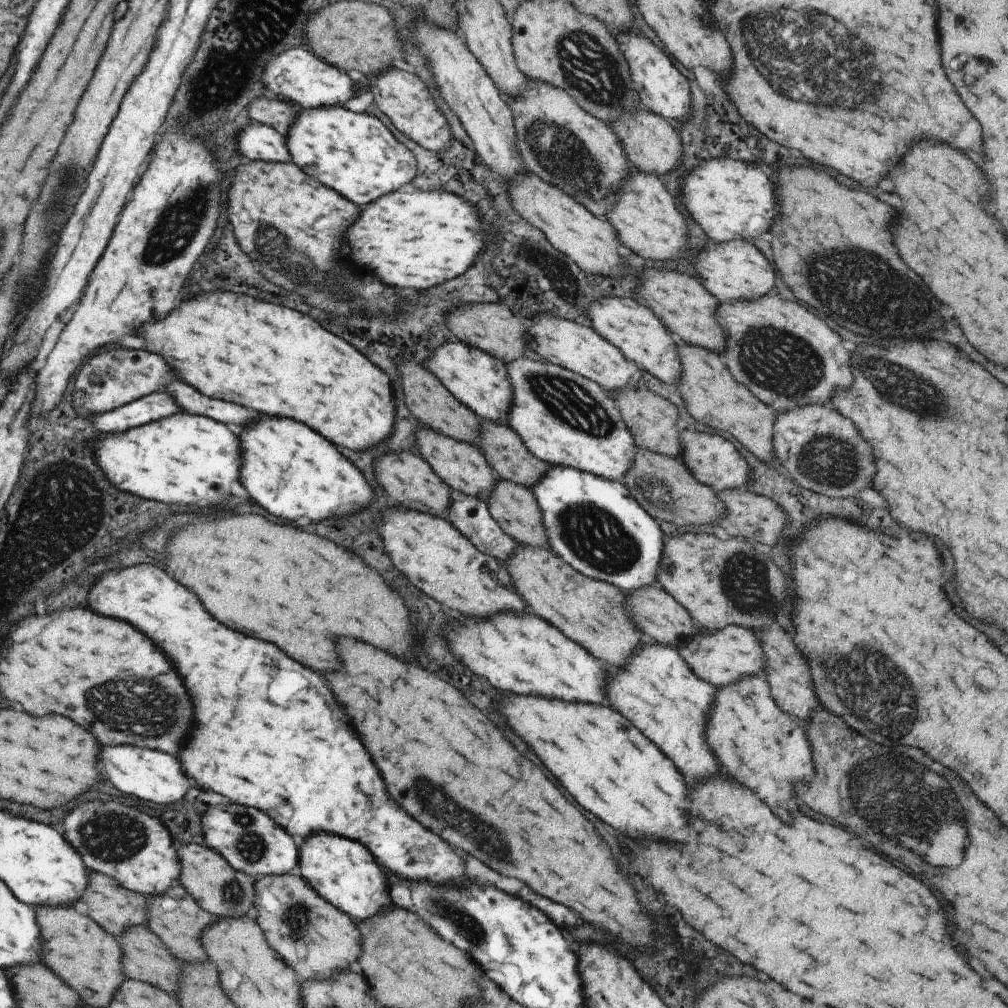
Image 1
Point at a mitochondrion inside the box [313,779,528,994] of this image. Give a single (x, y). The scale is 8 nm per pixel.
(466, 926)

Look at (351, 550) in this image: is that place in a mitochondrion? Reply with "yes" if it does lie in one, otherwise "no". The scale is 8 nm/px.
no

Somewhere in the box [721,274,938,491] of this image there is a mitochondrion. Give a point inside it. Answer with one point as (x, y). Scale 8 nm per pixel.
(783, 364)

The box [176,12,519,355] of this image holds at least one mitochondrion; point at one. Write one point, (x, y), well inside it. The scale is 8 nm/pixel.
(289, 268)

